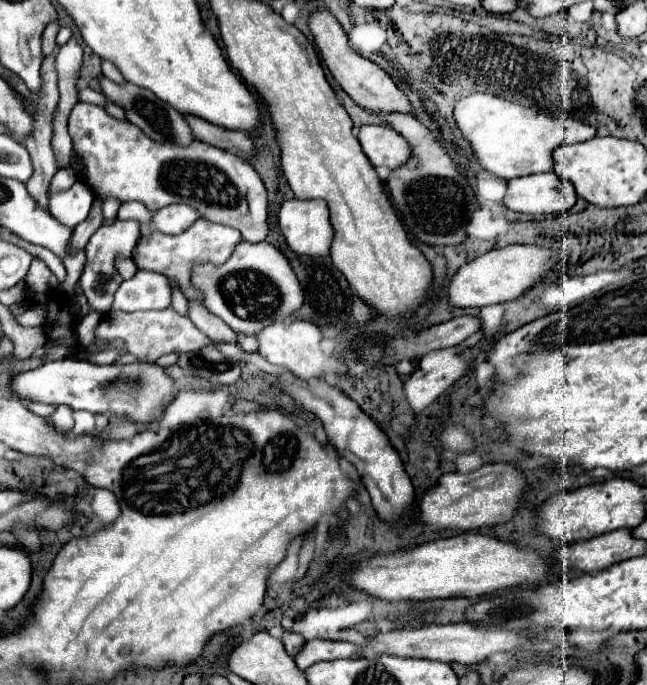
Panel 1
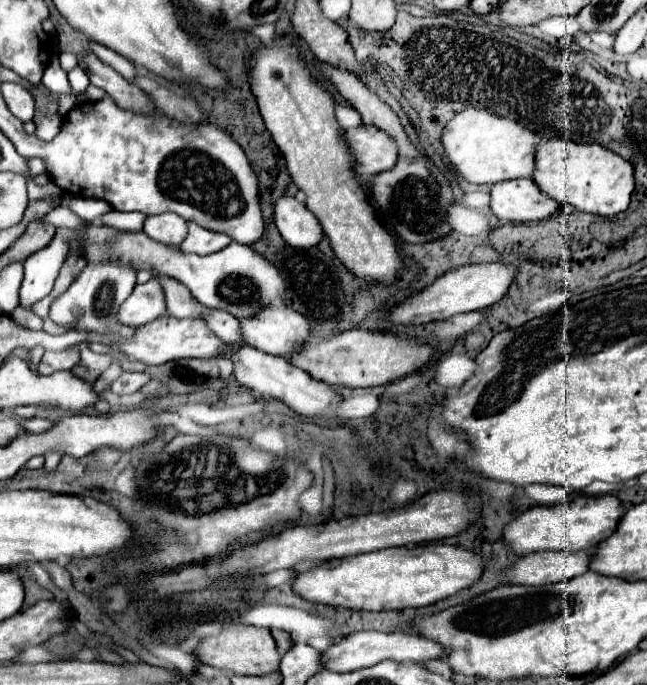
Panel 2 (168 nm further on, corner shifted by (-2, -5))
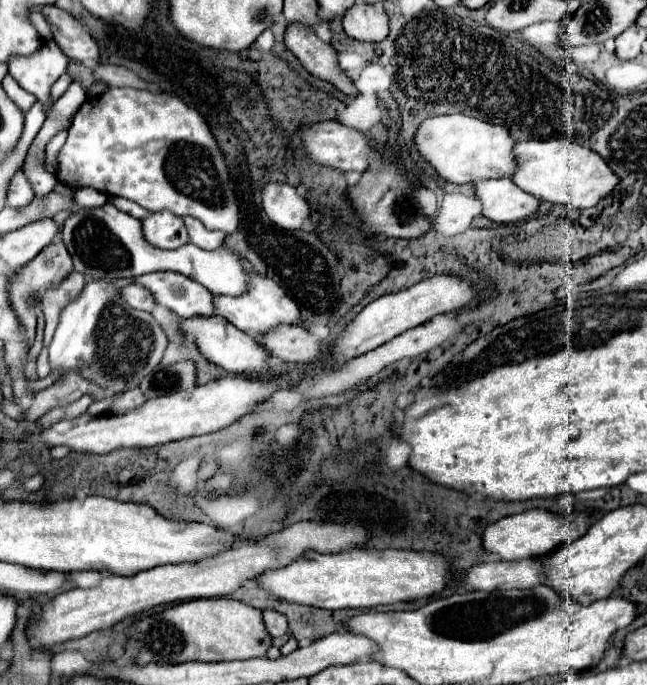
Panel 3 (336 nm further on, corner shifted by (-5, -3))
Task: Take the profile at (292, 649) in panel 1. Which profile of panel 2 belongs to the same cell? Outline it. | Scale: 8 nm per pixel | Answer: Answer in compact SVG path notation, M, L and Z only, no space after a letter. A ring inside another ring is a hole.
M271 629L271 635L273 635L273 639L275 639L275 643L277 643L279 651L289 651L289 649L291 649L293 641L291 641L291 637L289 637L289 633L287 633L287 631Z

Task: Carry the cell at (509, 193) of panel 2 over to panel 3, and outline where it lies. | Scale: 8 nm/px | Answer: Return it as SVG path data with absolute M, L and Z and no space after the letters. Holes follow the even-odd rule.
M486 179L476 183L476 195L480 197L484 217L496 223L518 223L532 217L540 203L530 193L518 189L510 179Z

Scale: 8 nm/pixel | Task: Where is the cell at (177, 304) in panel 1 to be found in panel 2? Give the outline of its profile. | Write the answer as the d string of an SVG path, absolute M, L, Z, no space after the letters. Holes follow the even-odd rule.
M57 207L53 211L49 211L45 217L43 217L45 223L57 227L57 229L77 229L83 225L83 219L79 219L71 209L67 207Z

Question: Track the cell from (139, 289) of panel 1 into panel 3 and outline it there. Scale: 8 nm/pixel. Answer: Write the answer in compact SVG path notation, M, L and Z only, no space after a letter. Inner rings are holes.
M138 283L124 287L124 289L122 289L122 299L124 299L130 307L140 309L140 311L148 311L148 313L152 313L154 307L156 307L156 301L154 301L154 297L150 297L150 291L148 291L146 287L138 285Z

